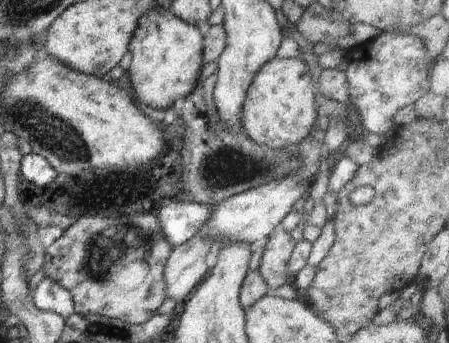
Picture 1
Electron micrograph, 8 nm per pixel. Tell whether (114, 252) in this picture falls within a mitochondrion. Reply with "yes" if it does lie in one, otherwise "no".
yes

